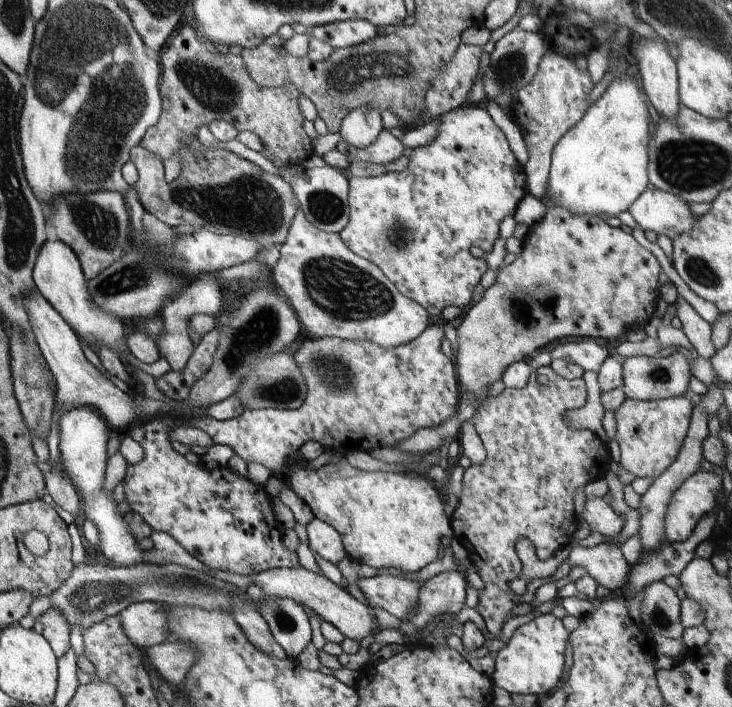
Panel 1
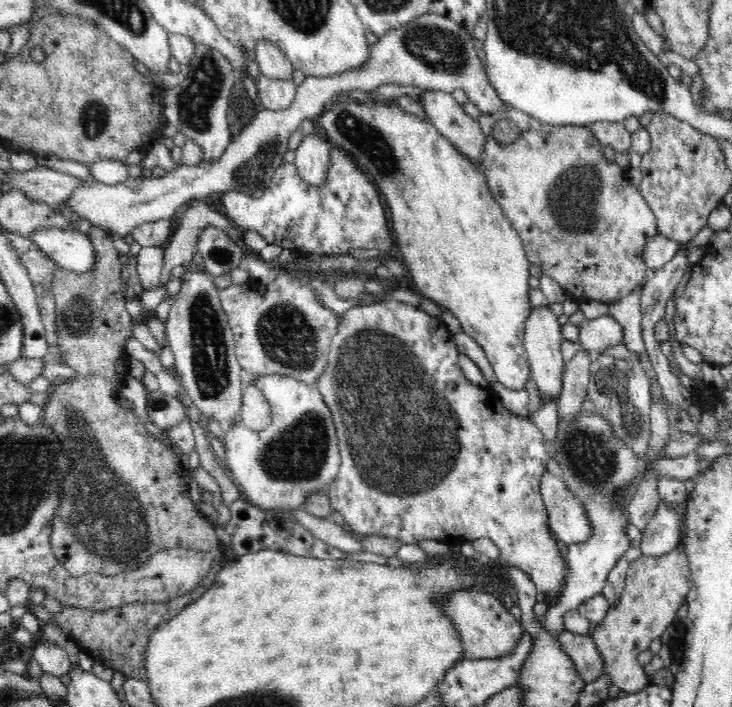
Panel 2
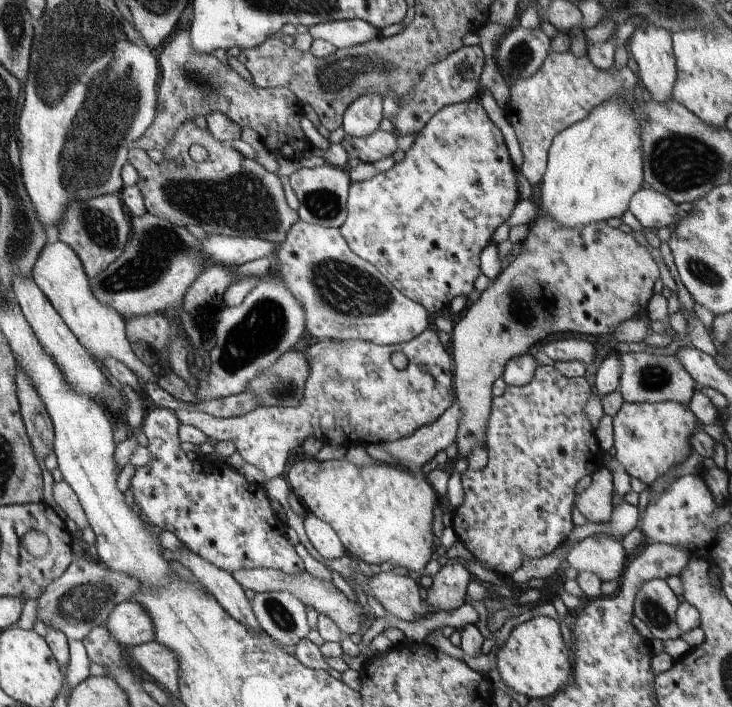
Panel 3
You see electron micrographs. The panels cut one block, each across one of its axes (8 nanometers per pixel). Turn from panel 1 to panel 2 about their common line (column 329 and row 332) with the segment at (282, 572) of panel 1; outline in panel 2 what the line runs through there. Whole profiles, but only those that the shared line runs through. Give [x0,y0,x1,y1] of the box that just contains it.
[580,314,624,354]

